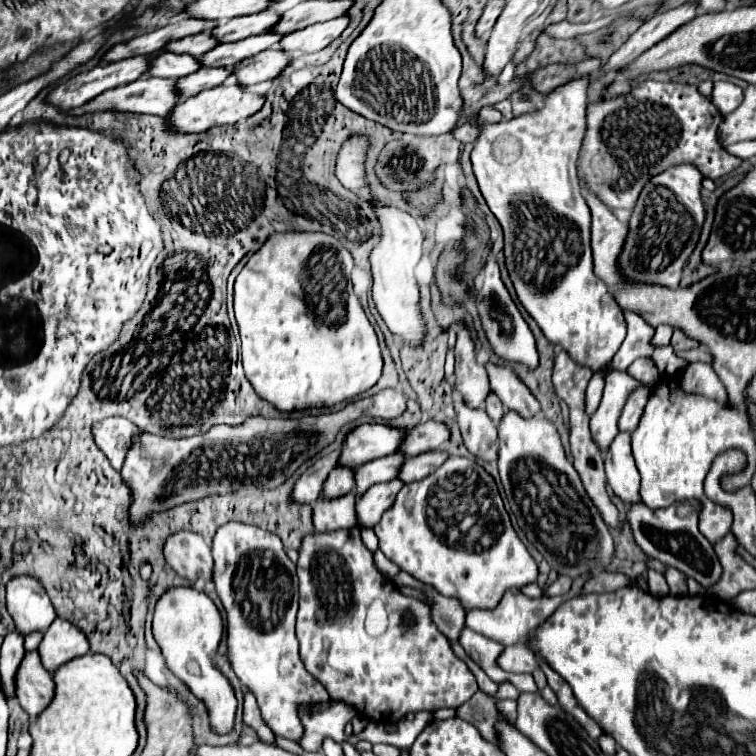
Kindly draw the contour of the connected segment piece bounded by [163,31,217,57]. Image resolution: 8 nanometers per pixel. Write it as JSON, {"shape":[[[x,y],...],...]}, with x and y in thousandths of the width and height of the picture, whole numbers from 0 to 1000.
{"shape":[[[266,41],[261,46],[250,46],[250,49],[242,49],[242,52],[229,52],[229,57],[221,57],[221,62],[216,62],[216,67],[221,70],[234,70],[234,73],[269,73],[271,67],[282,65],[287,60],[287,54],[274,46],[274,41]]]}

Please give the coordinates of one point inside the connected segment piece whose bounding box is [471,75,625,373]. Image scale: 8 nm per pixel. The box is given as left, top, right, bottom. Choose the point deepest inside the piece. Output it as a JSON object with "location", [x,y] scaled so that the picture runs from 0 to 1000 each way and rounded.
{"location":[694,221]}

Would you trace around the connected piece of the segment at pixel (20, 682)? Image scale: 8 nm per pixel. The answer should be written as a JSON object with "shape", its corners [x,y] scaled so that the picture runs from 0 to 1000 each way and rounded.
{"shape":[[[49,861],[33,864],[20,893],[20,903],[25,933],[38,943],[41,951],[49,951],[52,940],[57,940],[57,935],[62,935],[73,919],[70,896],[54,880]]]}

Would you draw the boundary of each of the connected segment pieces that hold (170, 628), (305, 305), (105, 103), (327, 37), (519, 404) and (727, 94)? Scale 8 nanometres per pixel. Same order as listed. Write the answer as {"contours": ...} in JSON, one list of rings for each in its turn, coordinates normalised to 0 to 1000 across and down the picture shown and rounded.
{"contours":[[[[255,776],[224,779],[205,803],[202,840],[210,851],[226,890],[250,909],[250,914],[271,933],[282,970],[298,972],[311,962],[313,925],[303,898],[282,880],[282,866],[295,843],[295,819],[284,798]]],[[[361,308],[311,372],[311,422],[319,440],[321,488],[337,520],[366,544],[406,544],[448,536],[488,517],[504,499],[507,475],[493,430],[464,377],[467,340],[430,308]]],[[[194,102],[181,104],[171,112],[152,115],[136,126],[115,134],[110,142],[94,144],[89,152],[112,152],[126,147],[157,147],[157,149],[187,149],[187,152],[221,152],[234,136],[231,107]]],[[[451,20],[451,22],[430,28],[430,30],[417,30],[411,36],[396,38],[385,46],[377,46],[369,54],[369,62],[374,62],[374,67],[380,67],[380,73],[425,67],[427,62],[433,62],[440,52],[446,52],[454,44],[459,30],[462,30],[459,20]]],[[[644,480],[644,491],[647,491],[649,515],[663,528],[668,541],[687,544],[687,549],[692,549],[694,554],[702,554],[702,549],[710,549],[716,544],[710,528],[681,499],[681,493],[676,488]]],[[[946,107],[943,123],[940,123],[940,136],[946,136],[946,142],[956,152],[975,144],[980,134],[983,134],[983,118],[980,115],[975,115],[972,110],[964,110],[964,107]]]]}

